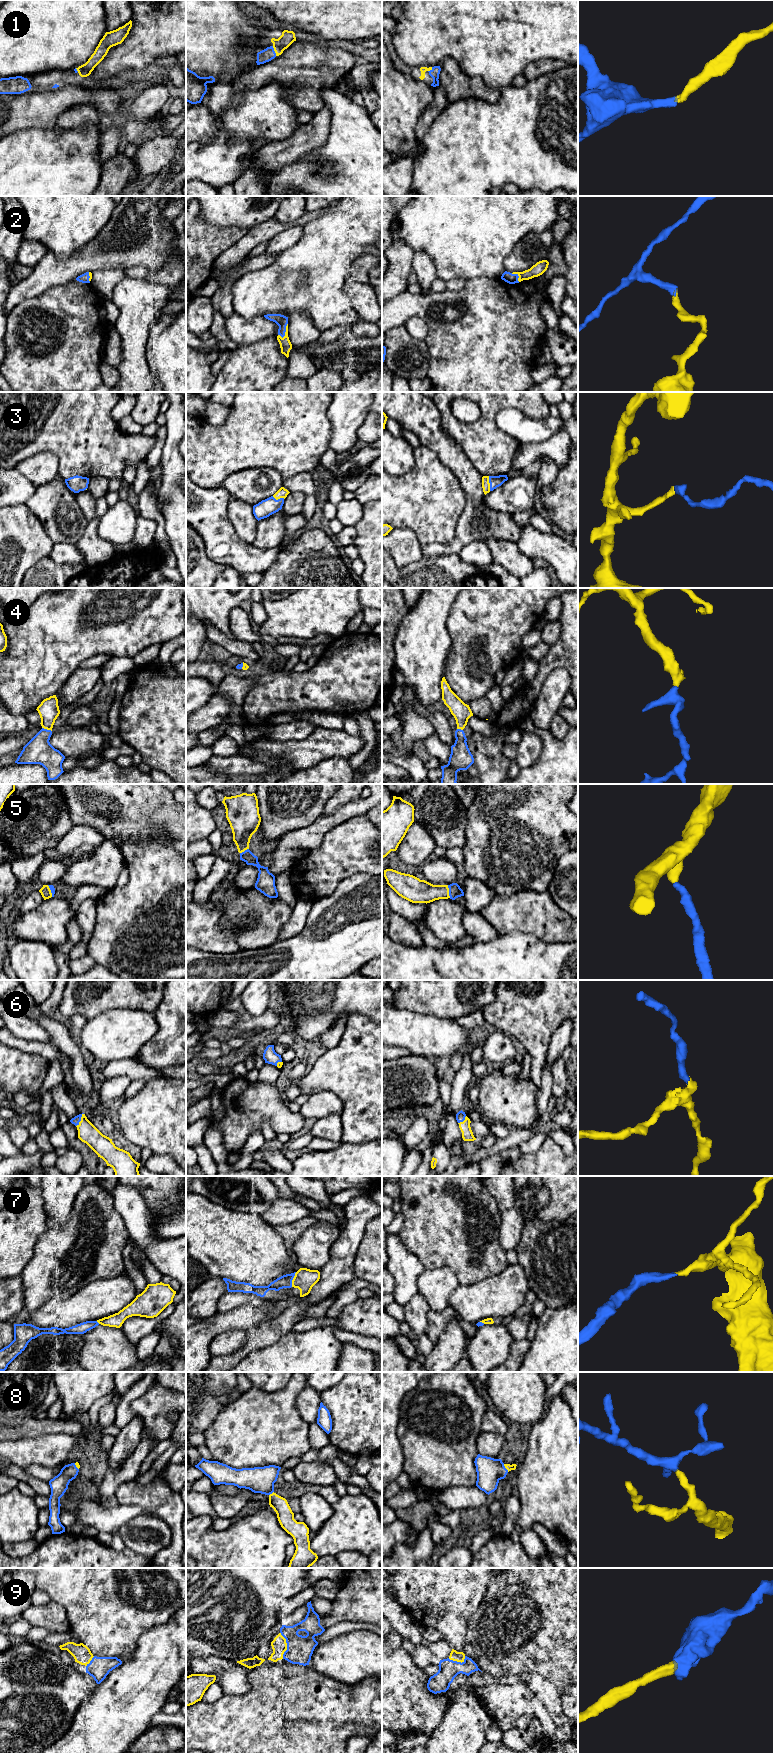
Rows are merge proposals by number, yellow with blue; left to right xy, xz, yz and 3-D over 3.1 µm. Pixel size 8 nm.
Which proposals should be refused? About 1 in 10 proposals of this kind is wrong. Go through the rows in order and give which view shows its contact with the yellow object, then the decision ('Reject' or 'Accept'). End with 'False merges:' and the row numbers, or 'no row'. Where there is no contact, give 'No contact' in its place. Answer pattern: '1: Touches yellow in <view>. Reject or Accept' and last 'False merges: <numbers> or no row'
1: Touches yellow in xz. Accept
2: Touches yellow in xz. Accept
3: Touches yellow in yz. Accept
4: Touches yellow in xy. Accept
5: Touches yellow in yz. Accept
6: Touches yellow in xy. Accept
7: Touches yellow in xz. Accept
8: Touches yellow in yz. Accept
9: Touches yellow in xz. Accept
False merges: no row

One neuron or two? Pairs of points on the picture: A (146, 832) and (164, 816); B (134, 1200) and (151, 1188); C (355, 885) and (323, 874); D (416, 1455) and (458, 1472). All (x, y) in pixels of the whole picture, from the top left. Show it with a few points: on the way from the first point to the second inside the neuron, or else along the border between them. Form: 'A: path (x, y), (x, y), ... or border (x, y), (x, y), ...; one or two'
A: path (150, 828), (160, 818); one
B: border (131, 1186), (139, 1192), (149, 1208); two
C: border (365, 874), (348, 875), (330, 894), (325, 896); two
D: path (426, 1455), (441, 1455), (448, 1462); one

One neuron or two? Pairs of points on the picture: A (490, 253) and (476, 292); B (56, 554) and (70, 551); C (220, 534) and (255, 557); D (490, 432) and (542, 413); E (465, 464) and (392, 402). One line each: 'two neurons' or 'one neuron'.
A: two neurons
B: one neuron
C: one neuron
D: one neuron
E: one neuron

